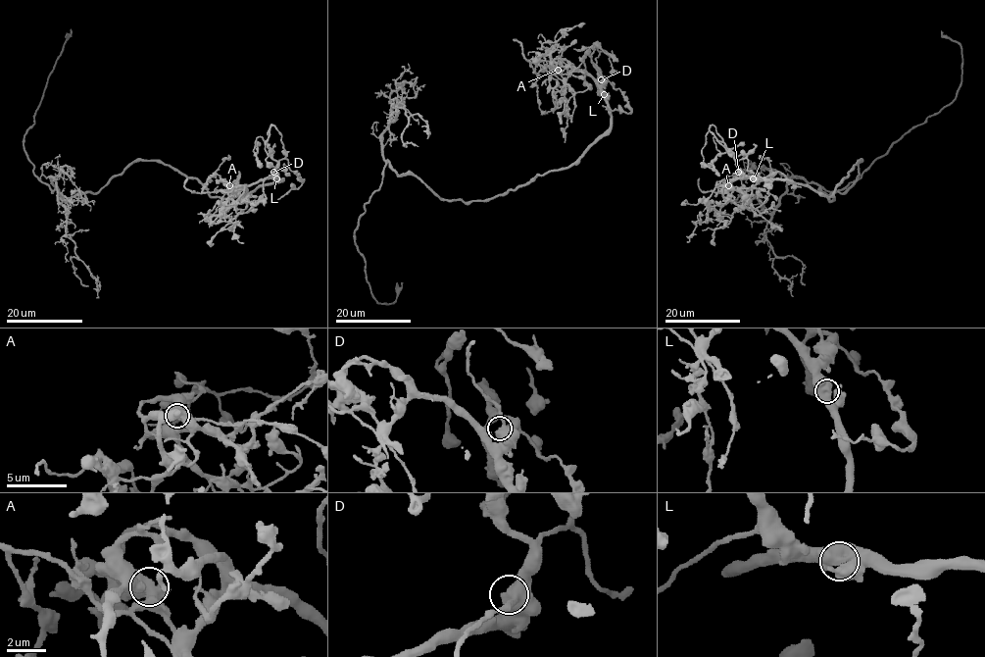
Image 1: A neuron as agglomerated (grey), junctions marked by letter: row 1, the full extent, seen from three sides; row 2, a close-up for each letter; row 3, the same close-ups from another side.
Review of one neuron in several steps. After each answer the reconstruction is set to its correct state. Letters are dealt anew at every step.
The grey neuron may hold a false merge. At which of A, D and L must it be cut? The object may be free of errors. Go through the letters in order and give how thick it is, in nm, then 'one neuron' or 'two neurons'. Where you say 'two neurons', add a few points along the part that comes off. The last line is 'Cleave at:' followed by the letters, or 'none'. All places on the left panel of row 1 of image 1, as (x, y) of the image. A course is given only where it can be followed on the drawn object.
A: 700 nm | two neurons | (229, 186), (221, 191), (202, 191), (208, 177), (210, 180), (228, 154)
D: 700 nm | one neuron
L: 650 nm | one neuron
Cleave at: A

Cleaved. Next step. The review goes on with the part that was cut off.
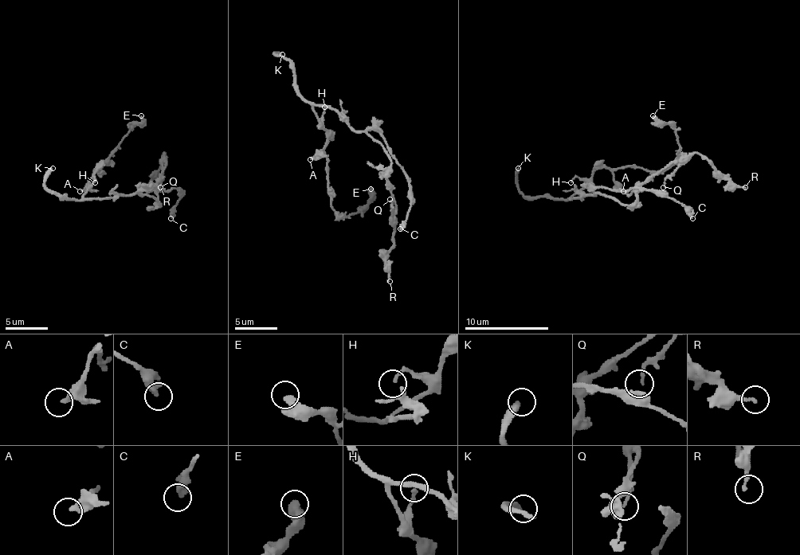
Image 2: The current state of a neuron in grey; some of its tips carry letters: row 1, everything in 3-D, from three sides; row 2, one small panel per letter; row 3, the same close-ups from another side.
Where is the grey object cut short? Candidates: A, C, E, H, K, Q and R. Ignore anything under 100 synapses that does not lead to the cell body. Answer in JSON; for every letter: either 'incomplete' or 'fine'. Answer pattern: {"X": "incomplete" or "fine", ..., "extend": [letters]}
{"A": "fine", "C": "fine", "E": "fine", "H": "fine", "K": "incomplete", "Q": "fine", "R": "fine", "extend": ["K"]}

